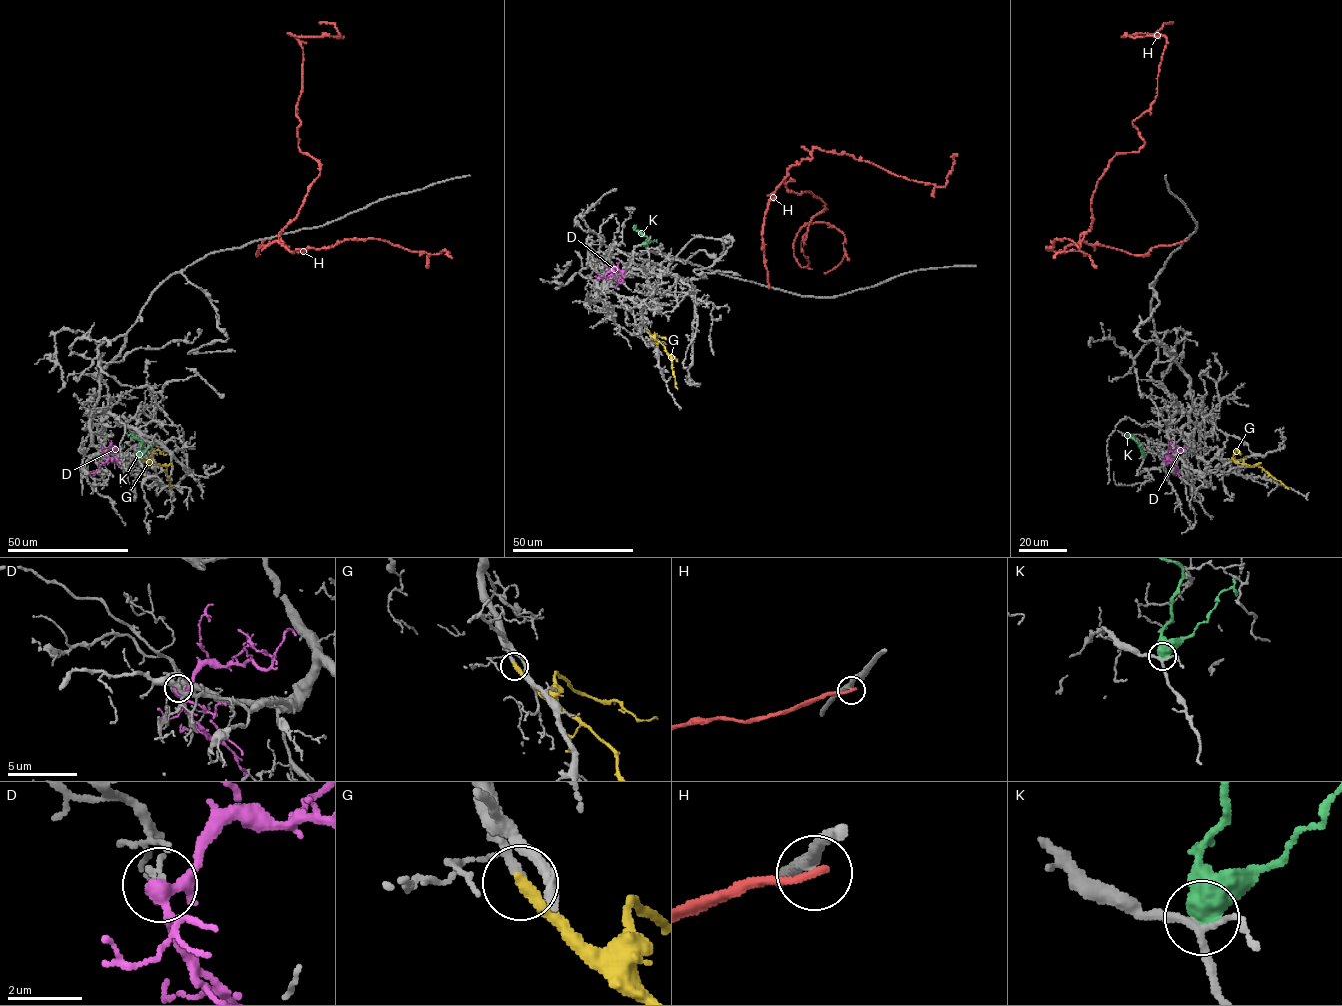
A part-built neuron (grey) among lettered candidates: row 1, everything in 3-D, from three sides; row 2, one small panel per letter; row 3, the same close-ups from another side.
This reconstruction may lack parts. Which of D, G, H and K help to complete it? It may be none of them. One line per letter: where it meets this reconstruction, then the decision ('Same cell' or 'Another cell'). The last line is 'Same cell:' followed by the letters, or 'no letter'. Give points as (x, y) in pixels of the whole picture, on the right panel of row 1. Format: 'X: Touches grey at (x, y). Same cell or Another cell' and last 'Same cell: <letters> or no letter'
D: Touches grey at (1166, 455). Another cell
G: Touches grey at (1231, 460). Same cell
H: Touches grey at (1186, 240). Another cell
K: Touches grey at (1143, 457). Another cell
Same cell: G

